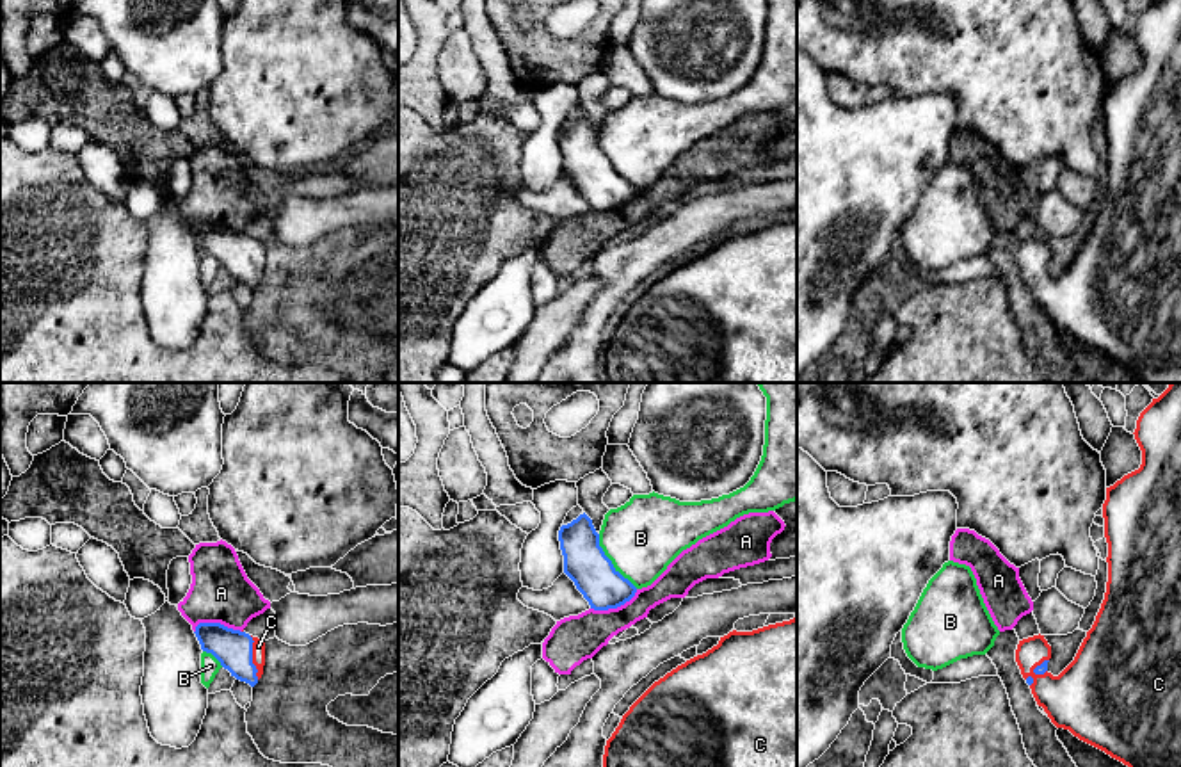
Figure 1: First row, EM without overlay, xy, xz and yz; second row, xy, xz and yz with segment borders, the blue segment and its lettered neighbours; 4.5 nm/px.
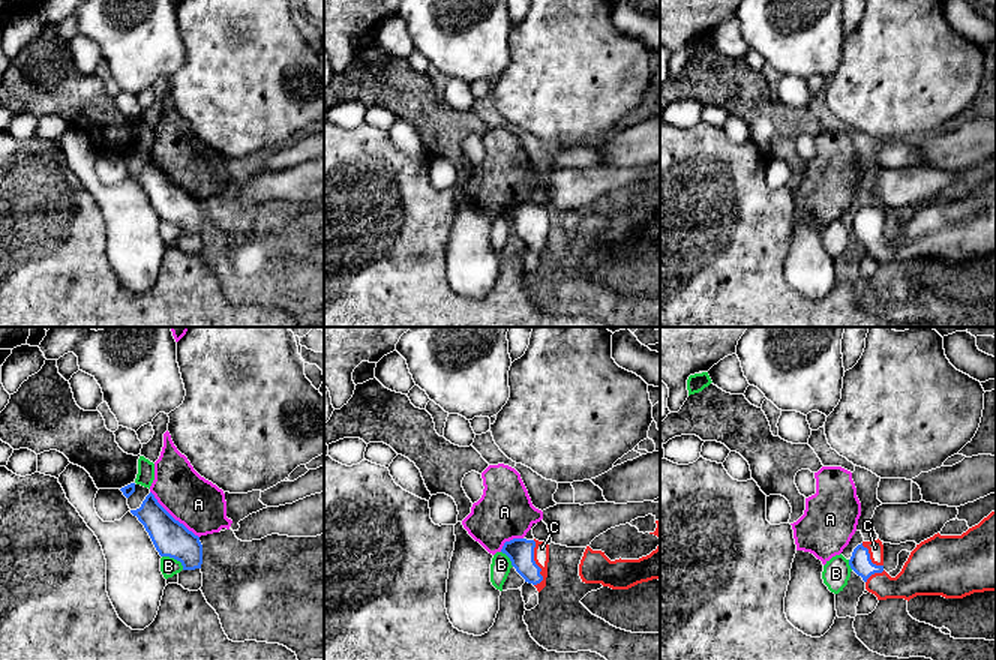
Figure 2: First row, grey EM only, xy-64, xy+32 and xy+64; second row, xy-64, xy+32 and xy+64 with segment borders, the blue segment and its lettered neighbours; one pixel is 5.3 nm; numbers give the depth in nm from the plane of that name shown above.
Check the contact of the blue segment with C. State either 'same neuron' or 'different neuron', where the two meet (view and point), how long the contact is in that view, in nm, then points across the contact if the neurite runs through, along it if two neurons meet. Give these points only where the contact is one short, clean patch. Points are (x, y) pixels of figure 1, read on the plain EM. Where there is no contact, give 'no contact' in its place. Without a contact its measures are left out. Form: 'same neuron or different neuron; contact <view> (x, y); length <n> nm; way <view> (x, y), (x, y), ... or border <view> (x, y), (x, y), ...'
same neuron; contact xy (251, 258); length 200 nm; way xy (233, 250), (251, 258), (258, 248)

